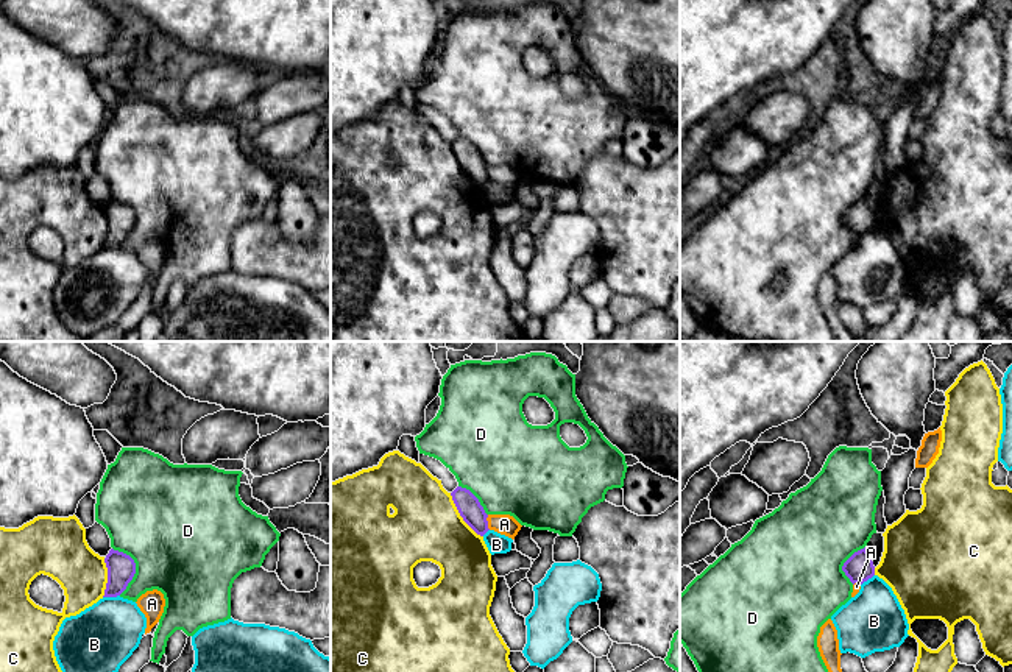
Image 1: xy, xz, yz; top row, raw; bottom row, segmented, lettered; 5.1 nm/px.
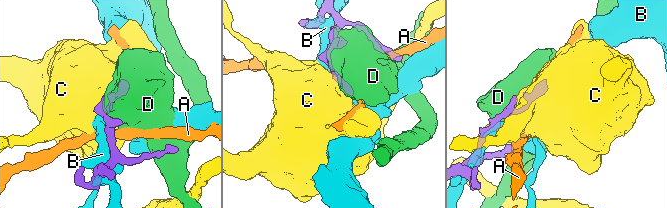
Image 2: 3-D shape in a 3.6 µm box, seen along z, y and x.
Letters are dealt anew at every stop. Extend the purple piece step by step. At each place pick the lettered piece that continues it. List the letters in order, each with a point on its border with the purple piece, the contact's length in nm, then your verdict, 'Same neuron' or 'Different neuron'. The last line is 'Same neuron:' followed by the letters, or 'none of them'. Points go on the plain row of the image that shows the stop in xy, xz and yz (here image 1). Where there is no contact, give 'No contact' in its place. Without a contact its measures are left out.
A: Touches purple at xz (487, 173). Shared border 80 nm. Different neuron
B: Touches purple at xy (111, 247). Shared border 90 nm. Different neuron
C: Touches purple at xz (460, 166). Shared border 280 nm. Different neuron
D: Touches purple at xy (134, 219). Shared border 260 nm. Different neuron
Same neuron: none of them

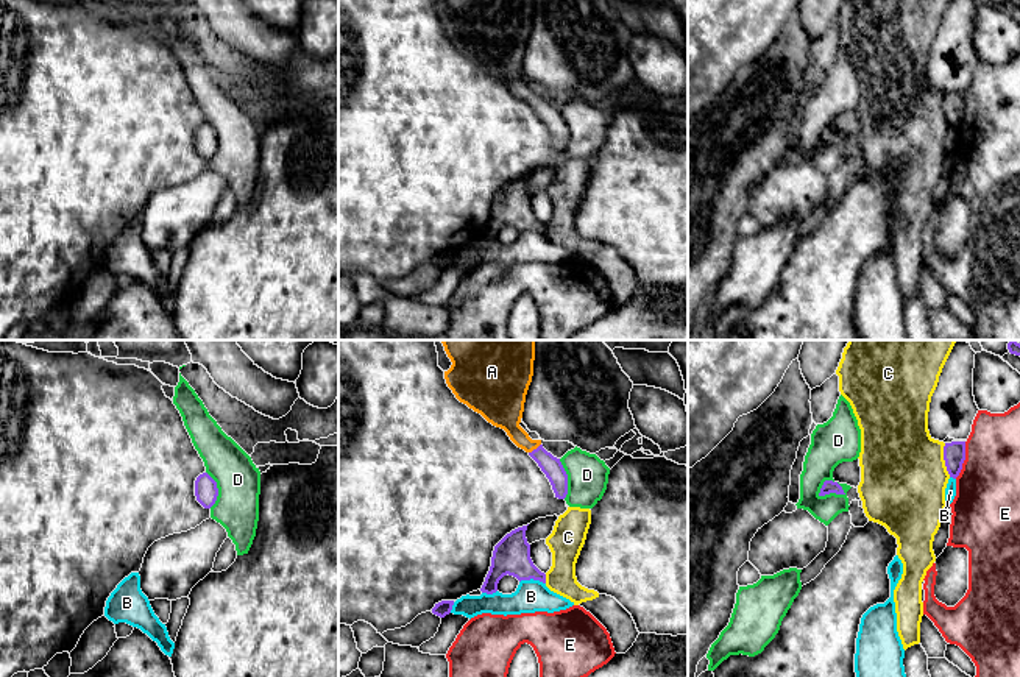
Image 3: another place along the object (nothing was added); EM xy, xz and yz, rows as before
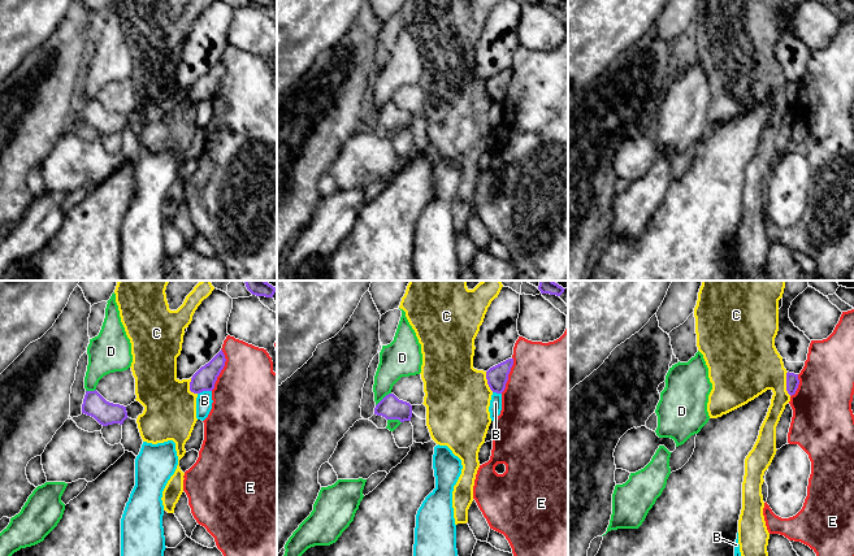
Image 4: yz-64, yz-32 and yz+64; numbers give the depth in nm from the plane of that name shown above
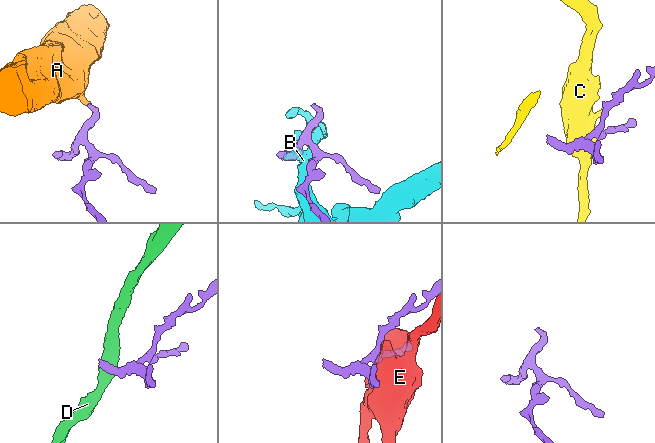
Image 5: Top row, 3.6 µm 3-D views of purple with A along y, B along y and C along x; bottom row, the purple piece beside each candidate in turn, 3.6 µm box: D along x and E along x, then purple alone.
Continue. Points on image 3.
A: Touches purple at xz (534, 100). Shared border 80 nm. Same neuron
B: Touches purple at xz (532, 228). Shared border 140 nm. Different neuron
C: Touches purple at yz (944, 109). Shared border 180 nm. Different neuron
D: Touches purple at yz (832, 142). Shared border 150 nm. Different neuron
E: Touches purple at yz (964, 109). Shared border 200 nm. Different neuron
Same neuron: A

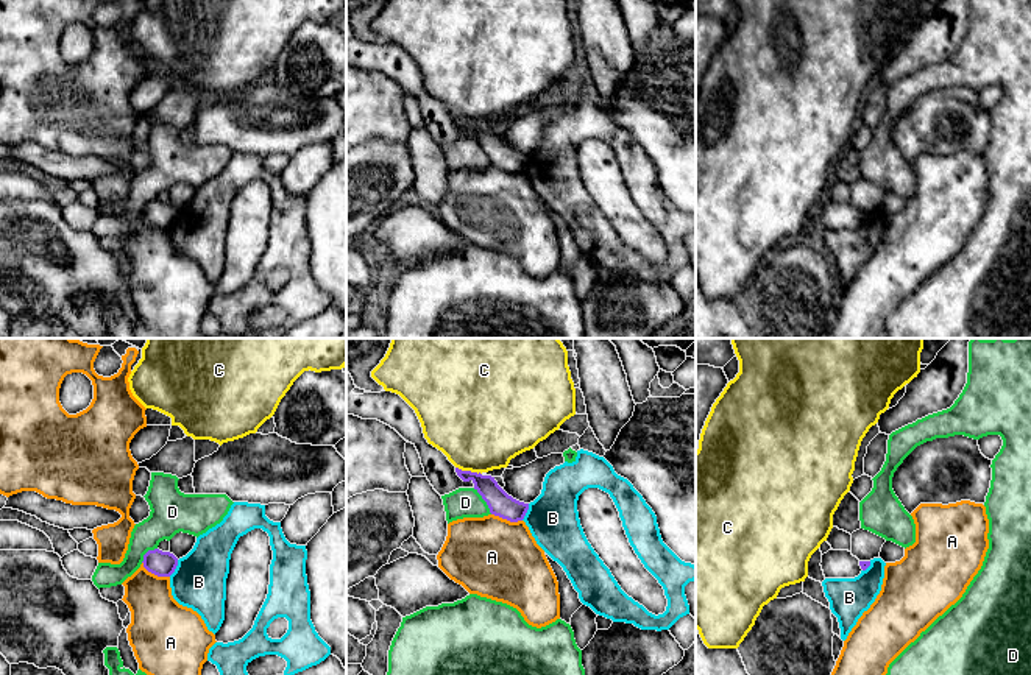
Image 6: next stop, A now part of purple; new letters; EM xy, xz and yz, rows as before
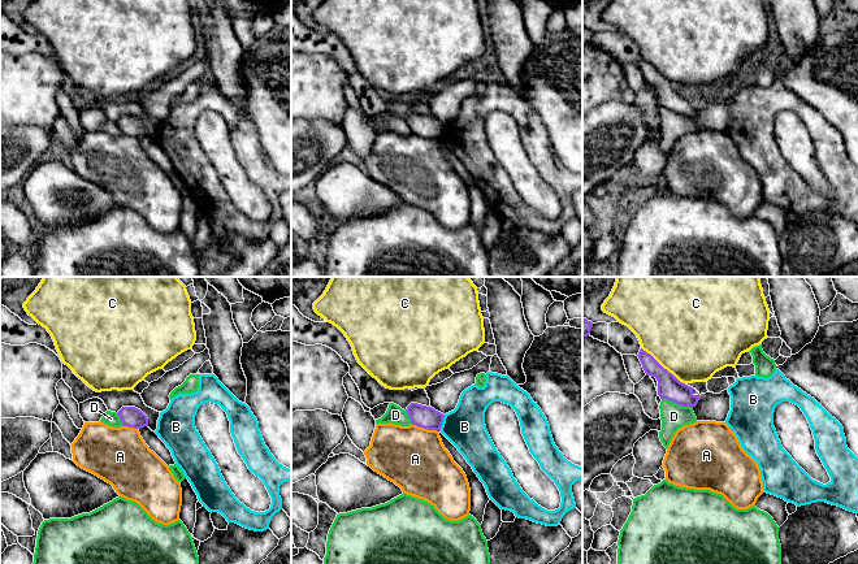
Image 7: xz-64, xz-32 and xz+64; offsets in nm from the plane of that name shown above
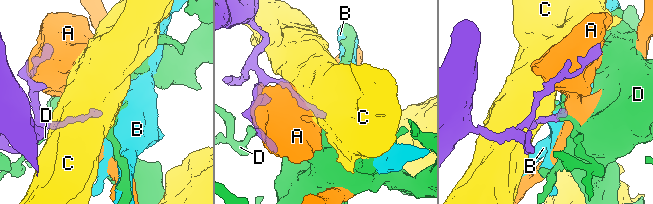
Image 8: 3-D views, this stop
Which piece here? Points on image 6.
A: Touches purple at xy (155, 225). Shared border 170 nm. Different neuron
B: Touches purple at xy (175, 219). Shared border 100 nm. Different neuron
C: Touches purple at xz (468, 122). Shared border 140 nm. Different neuron
D: Touches purple at xz (484, 150). Shared border 170 nm. Different neuron
Same neuron: none of them

